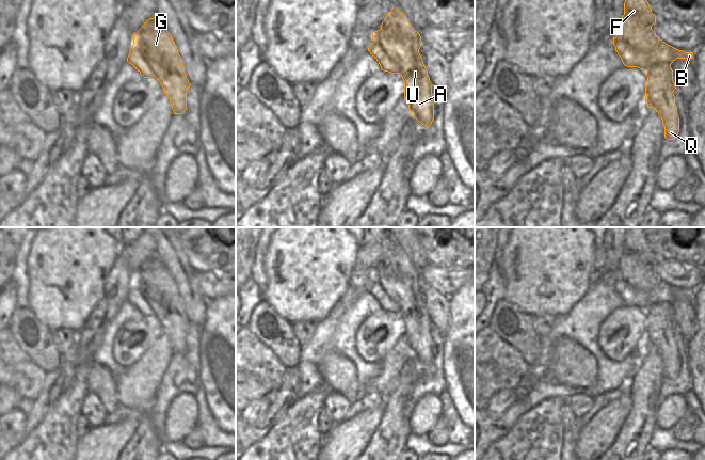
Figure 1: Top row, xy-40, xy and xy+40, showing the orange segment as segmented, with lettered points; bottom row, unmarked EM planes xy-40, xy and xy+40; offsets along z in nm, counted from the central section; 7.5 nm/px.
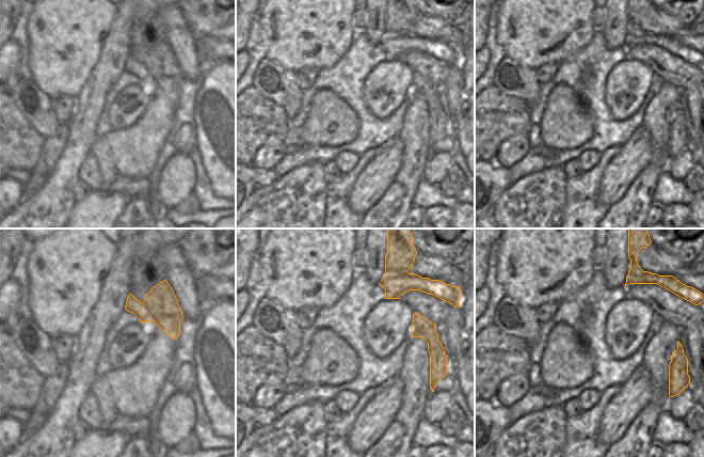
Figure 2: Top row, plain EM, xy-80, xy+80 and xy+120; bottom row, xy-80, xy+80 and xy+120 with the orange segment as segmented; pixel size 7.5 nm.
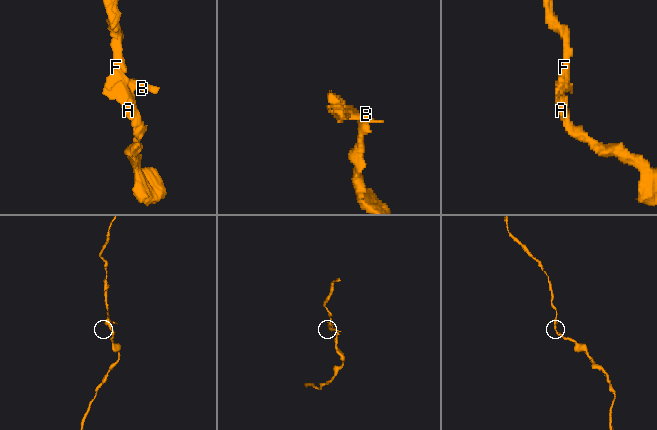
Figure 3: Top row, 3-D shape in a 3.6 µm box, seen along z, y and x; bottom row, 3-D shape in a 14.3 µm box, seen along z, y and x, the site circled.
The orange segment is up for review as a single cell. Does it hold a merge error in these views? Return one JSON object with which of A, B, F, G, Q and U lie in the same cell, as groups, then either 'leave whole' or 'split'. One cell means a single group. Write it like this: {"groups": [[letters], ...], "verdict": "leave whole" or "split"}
{"groups": [["A", "B", "F", "G", "Q", "U"]], "verdict": "leave whole"}

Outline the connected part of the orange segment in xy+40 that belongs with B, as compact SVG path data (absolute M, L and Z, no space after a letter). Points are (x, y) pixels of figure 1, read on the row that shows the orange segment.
M625 0L624 15L620 19L618 35L613 37L613 45L625 66L644 70L647 77L644 99L647 108L653 108L660 115L664 126L664 138L674 140L679 132L679 117L673 94L676 86L673 81L671 64L676 59L692 59L693 52L685 52L666 44L652 30L652 26L655 23L656 15L652 13L647 0Z

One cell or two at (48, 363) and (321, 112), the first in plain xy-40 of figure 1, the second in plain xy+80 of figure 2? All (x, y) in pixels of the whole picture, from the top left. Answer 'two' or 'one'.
two

